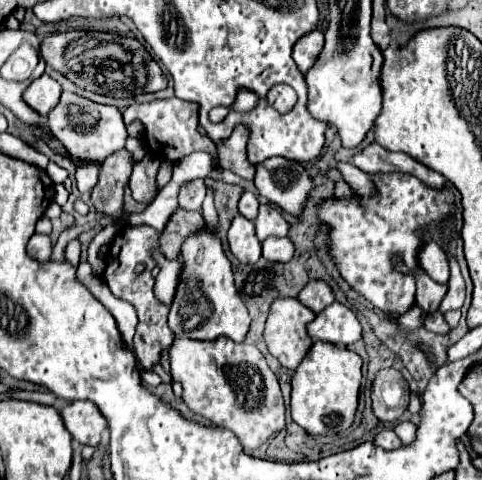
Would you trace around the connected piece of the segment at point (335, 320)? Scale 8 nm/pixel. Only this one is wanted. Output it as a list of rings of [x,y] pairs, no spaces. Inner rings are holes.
[[[334,301],[308,323],[308,335],[312,341],[328,341],[338,347],[348,347],[362,339],[362,325],[346,305]]]

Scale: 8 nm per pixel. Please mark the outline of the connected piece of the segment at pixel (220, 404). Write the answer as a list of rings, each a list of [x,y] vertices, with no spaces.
[[[218,337],[214,341],[176,339],[170,347],[172,379],[184,387],[182,401],[206,421],[230,429],[246,451],[258,449],[266,439],[284,429],[284,399],[278,377],[268,367],[264,355],[250,343],[234,343]]]

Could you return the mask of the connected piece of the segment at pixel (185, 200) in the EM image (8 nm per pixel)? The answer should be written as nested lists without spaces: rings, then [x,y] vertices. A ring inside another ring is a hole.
[[[198,179],[198,181],[186,183],[186,185],[180,189],[178,203],[180,203],[180,207],[186,209],[186,211],[200,211],[200,209],[202,209],[204,195],[206,195],[206,185],[204,185],[202,179]]]

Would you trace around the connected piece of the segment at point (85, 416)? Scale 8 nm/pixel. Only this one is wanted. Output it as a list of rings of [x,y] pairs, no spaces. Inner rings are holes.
[[[72,401],[62,409],[62,419],[70,435],[82,443],[98,447],[104,429],[108,429],[106,417],[90,401]]]

